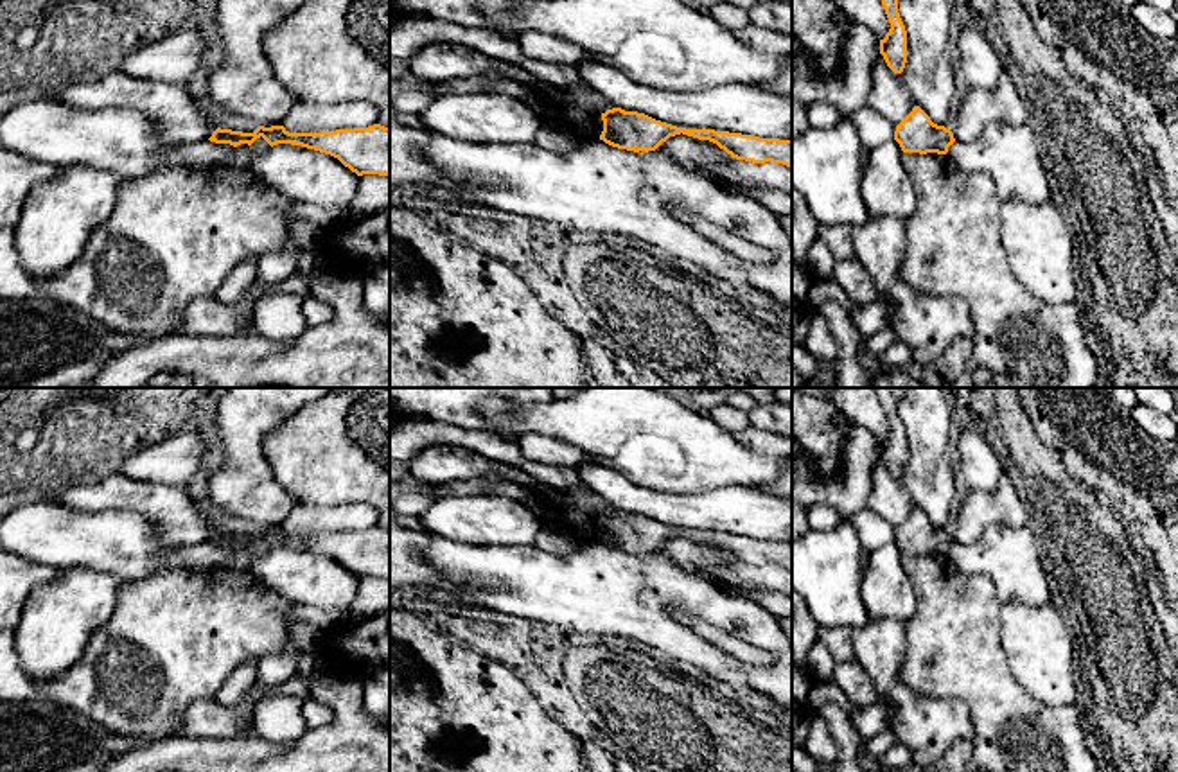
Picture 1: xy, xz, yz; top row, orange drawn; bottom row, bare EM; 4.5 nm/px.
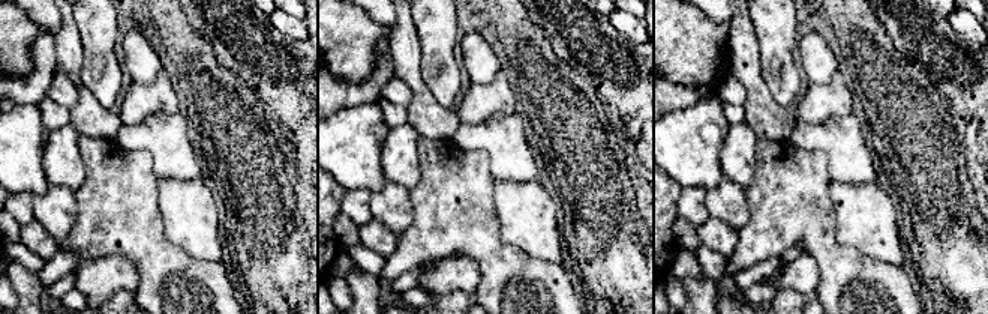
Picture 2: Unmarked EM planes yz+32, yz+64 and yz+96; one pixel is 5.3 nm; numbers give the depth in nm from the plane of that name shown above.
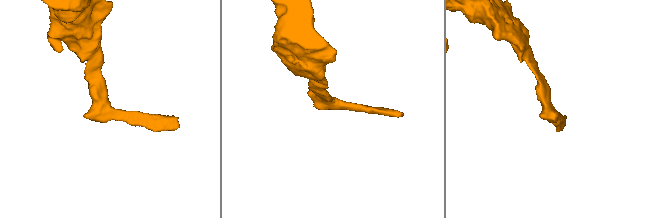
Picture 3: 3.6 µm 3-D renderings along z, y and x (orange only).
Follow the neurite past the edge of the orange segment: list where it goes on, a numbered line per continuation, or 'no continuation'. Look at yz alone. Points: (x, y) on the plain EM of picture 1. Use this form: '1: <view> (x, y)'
1: yz (1001, 507)

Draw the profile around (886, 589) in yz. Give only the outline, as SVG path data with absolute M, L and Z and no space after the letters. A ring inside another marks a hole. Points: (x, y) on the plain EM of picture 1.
M896 542L867 555L860 594L871 619L892 618L905 623L916 612L918 598L901 560Z

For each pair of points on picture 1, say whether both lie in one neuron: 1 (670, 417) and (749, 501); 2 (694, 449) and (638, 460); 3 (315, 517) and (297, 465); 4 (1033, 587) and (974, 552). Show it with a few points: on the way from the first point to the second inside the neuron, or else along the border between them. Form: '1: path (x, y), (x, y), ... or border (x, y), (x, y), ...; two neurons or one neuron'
1: border (756, 487), (703, 487), (694, 492); two neurons
2: path (679, 444), (652, 446); one neuron
3: border (297, 501), (352, 505); two neurons
4: path (1019, 573), (1002, 557), (988, 557); one neuron

